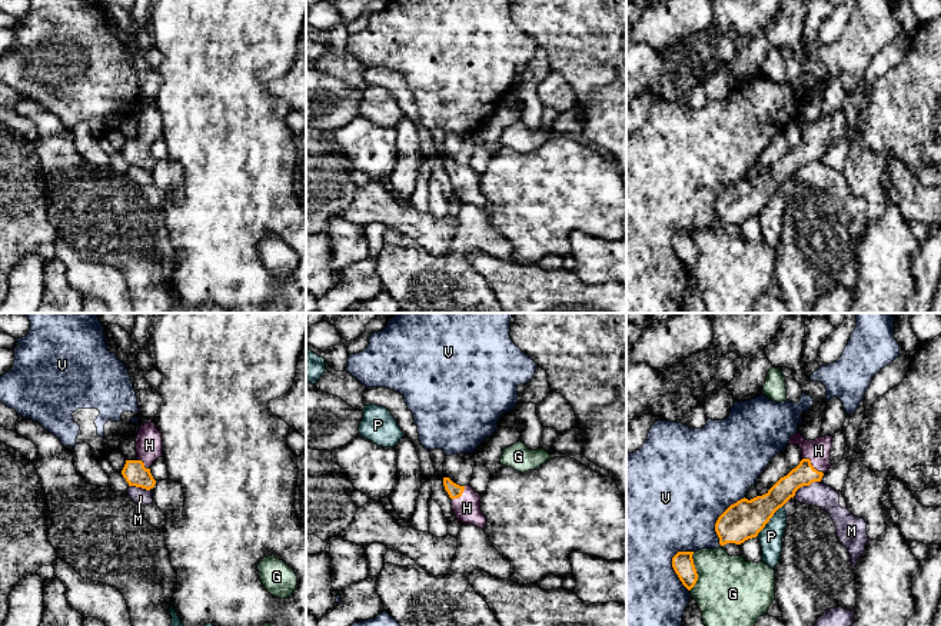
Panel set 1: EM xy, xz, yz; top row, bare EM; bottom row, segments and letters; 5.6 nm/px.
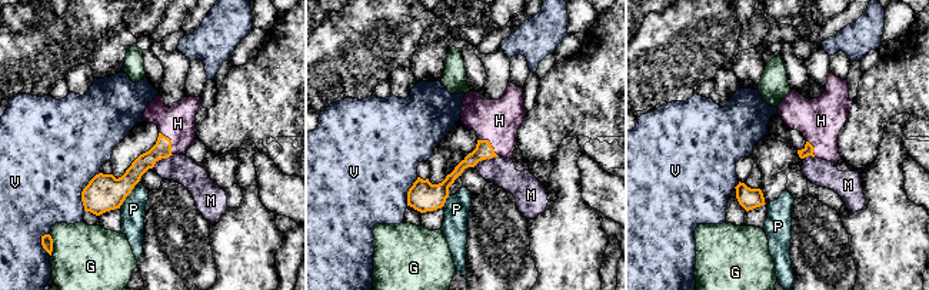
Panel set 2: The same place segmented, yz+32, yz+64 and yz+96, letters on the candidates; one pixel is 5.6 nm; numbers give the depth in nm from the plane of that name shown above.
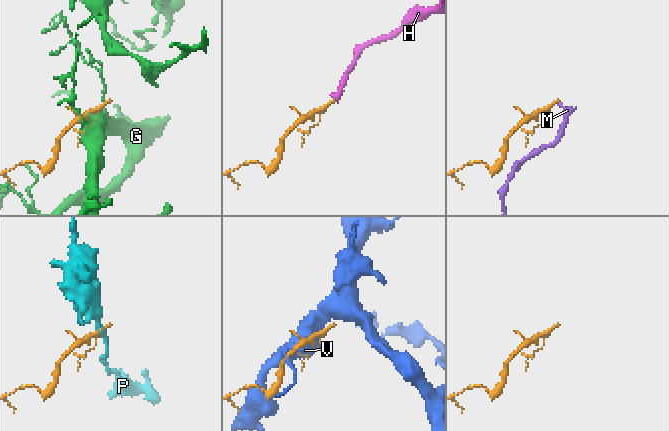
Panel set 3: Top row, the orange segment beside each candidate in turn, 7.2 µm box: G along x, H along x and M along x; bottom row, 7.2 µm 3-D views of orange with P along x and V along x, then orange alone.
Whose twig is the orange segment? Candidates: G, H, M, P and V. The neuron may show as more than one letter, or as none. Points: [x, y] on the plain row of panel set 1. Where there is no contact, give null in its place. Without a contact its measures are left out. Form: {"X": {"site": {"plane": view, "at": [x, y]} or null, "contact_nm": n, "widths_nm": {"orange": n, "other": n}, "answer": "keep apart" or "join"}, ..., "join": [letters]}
{"G": {"site": {"plane": "yz", "at": [695, 252]}, "contact_nm": 220, "widths_nm": {"orange": 120, "other": 400}, "answer": "keep apart"}, "H": {"site": {"plane": "yz", "at": [811, 145]}, "contact_nm": 150, "widths_nm": {"orange": 120, "other": 140}, "answer": "join"}, "M": {"site": {"plane": "yz", "at": [805, 165]}, "contact_nm": 180, "widths_nm": {"orange": 120, "other": 140}, "answer": "keep apart"}, "P": {"site": {"plane": "yz", "at": [768, 200]}, "contact_nm": 240, "widths_nm": {"orange": 220, "other": 130}, "answer": "keep apart"}, "V": {"site": {"plane": "yz", "at": [718, 199]}, "contact_nm": 320, "widths_nm": {"orange": 220, "other": 480}, "answer": "keep apart"}, "join": ["H"]}

